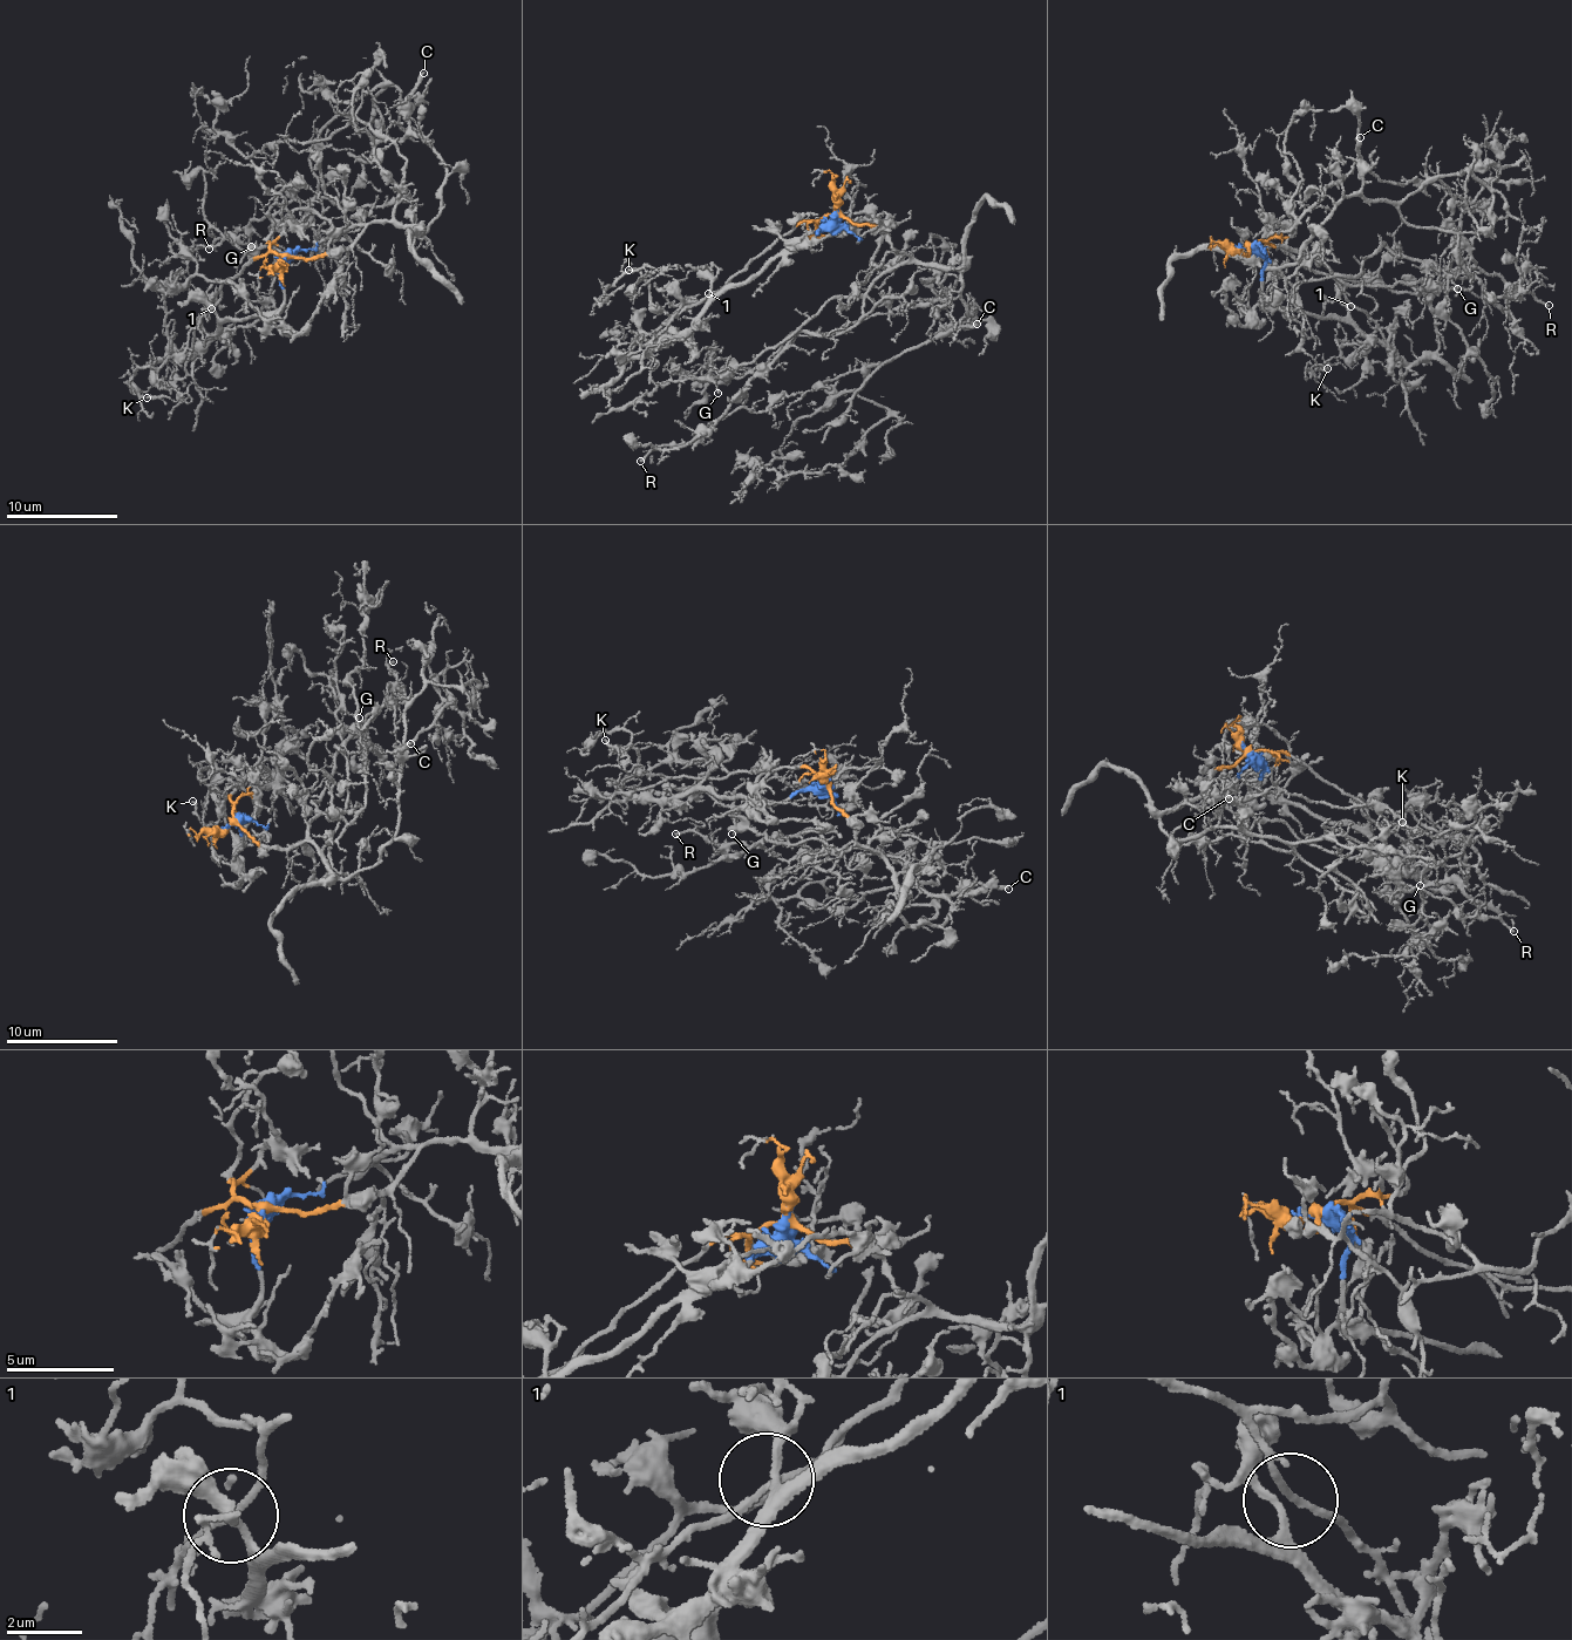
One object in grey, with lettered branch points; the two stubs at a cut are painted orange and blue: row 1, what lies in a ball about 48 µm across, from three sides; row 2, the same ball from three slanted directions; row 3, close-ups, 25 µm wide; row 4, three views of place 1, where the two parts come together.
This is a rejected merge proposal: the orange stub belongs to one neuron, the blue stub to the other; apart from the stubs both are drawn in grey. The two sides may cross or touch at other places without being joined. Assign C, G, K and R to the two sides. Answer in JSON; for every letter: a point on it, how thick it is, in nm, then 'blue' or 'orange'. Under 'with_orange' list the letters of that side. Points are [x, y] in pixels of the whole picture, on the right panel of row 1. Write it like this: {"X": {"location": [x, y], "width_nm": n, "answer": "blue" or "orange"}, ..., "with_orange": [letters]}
{"C": {"location": [1360, 137], "width_nm": 280, "answer": "orange"}, "G": {"location": [1457, 288], "width_nm": 130, "answer": "orange"}, "K": {"location": [1327, 368], "width_nm": 190, "answer": "orange"}, "R": {"location": [1549, 305], "width_nm": 170, "answer": "orange"}, "with_orange": ["C", "G", "K", "R"]}

